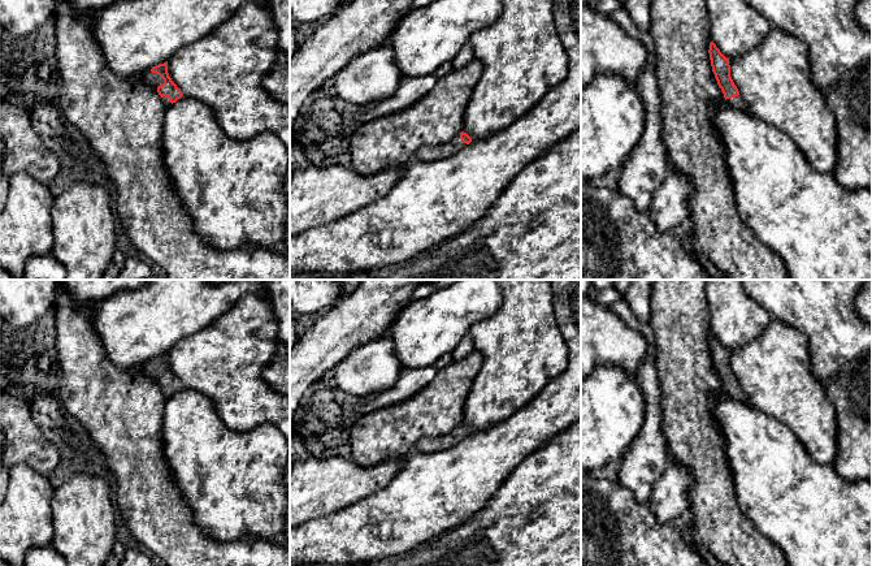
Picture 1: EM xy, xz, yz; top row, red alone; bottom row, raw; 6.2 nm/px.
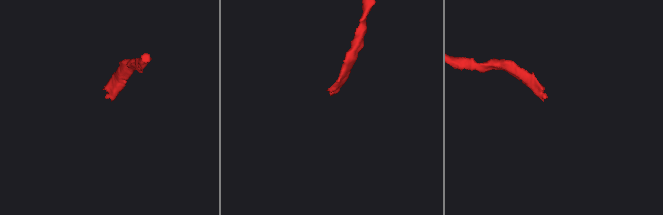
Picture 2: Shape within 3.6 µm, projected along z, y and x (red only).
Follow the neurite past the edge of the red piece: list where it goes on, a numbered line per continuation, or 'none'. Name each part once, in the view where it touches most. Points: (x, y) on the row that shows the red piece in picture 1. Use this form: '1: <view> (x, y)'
1: xy (153, 80)

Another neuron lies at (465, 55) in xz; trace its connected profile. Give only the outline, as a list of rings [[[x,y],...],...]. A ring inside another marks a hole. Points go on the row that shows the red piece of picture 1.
[[[465,43],[463,48],[457,52],[457,55],[451,61],[452,69],[461,69],[464,65],[474,60],[473,48],[469,43]]]

